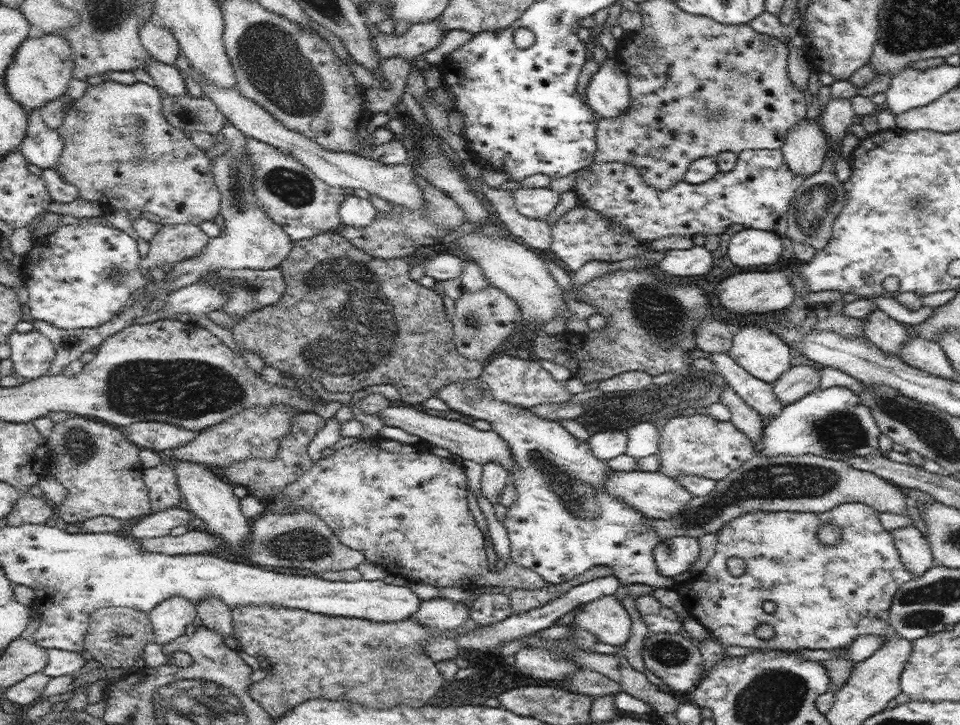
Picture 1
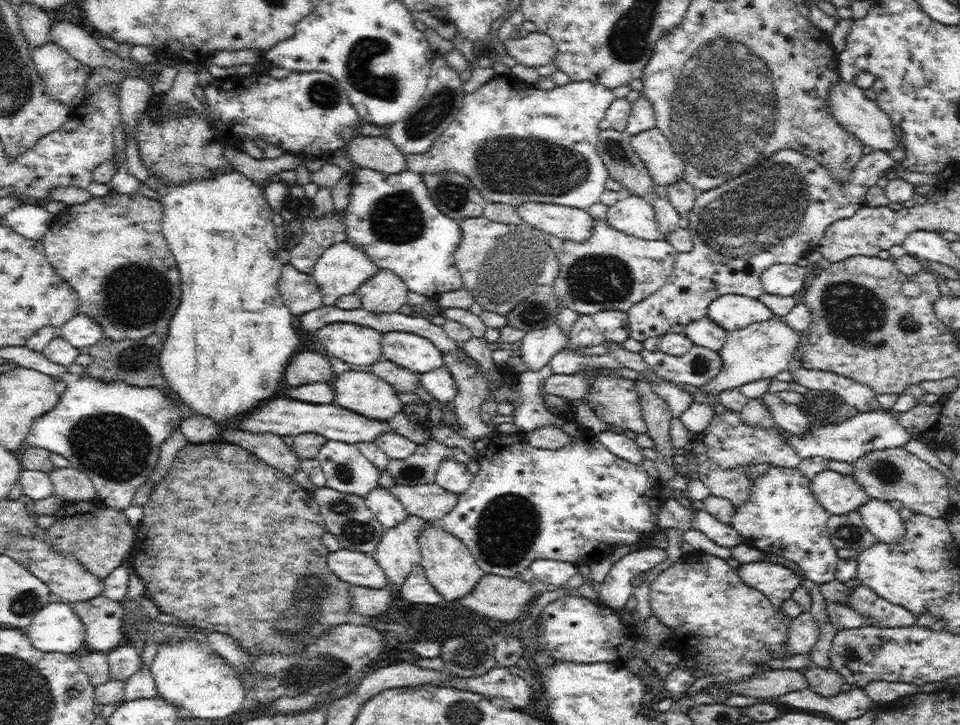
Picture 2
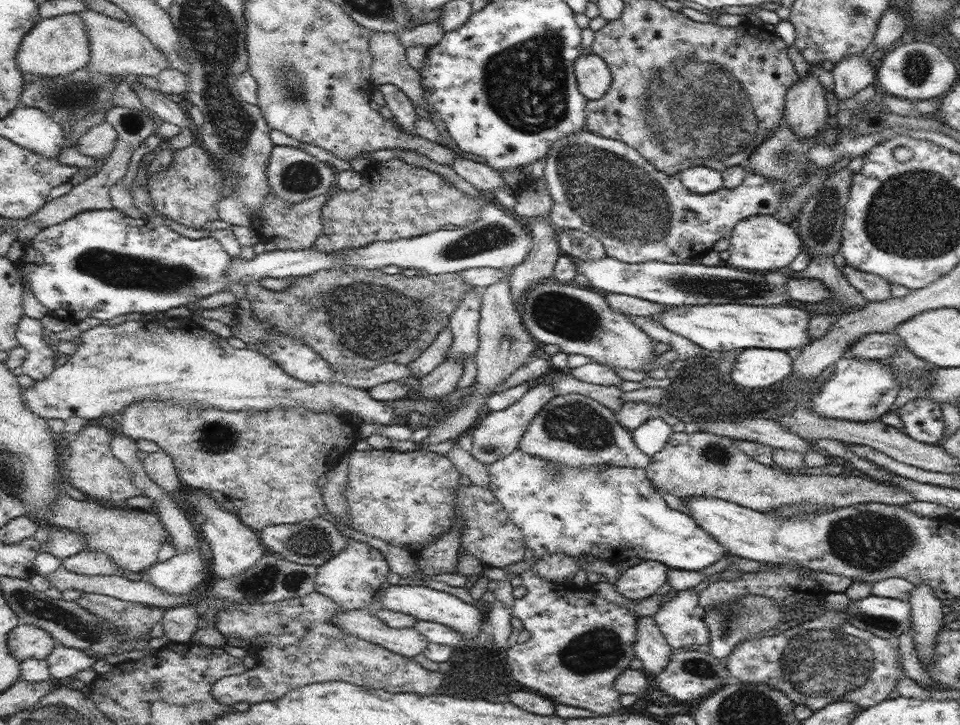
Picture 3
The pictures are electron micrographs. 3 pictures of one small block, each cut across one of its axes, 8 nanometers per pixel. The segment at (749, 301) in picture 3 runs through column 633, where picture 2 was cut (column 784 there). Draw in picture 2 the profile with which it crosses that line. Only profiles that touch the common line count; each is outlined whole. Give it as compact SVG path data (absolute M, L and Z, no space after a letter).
M774 264L762 272L762 284L766 294L794 296L804 290L804 268L798 264Z

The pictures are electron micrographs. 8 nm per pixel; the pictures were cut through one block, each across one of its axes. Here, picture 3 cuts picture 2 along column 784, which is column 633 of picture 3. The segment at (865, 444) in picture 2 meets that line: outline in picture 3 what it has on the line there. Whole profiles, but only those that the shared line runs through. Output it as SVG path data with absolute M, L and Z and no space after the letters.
M651 416L647 422L643 422L639 428L631 432L637 450L647 458L653 458L655 454L659 454L659 450L665 448L667 438L671 434L673 434L671 426L665 424L659 416Z

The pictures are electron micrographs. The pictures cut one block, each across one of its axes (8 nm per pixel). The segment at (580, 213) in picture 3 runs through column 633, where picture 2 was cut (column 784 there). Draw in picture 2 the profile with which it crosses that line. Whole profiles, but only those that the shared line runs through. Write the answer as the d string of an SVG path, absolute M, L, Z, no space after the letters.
M784 148L772 154L766 162L752 166L754 170L750 170L744 176L738 176L714 190L696 192L696 204L688 214L688 230L694 240L694 250L688 254L680 254L676 258L676 266L668 278L668 284L664 284L656 294L644 298L644 302L638 302L628 310L630 338L644 342L648 338L662 338L676 324L688 326L692 320L708 316L712 302L716 298L722 298L724 294L760 298L764 294L764 284L760 278L762 272L774 264L796 264L798 260L808 258L812 252L818 252L828 232L828 226L844 218L850 218L860 208L864 208L868 190L878 186L878 180L886 176L894 162L896 160L892 160L890 152L874 150L872 154L864 154L854 170L852 182L840 188L830 180L830 172L826 172L820 162L796 150Z

